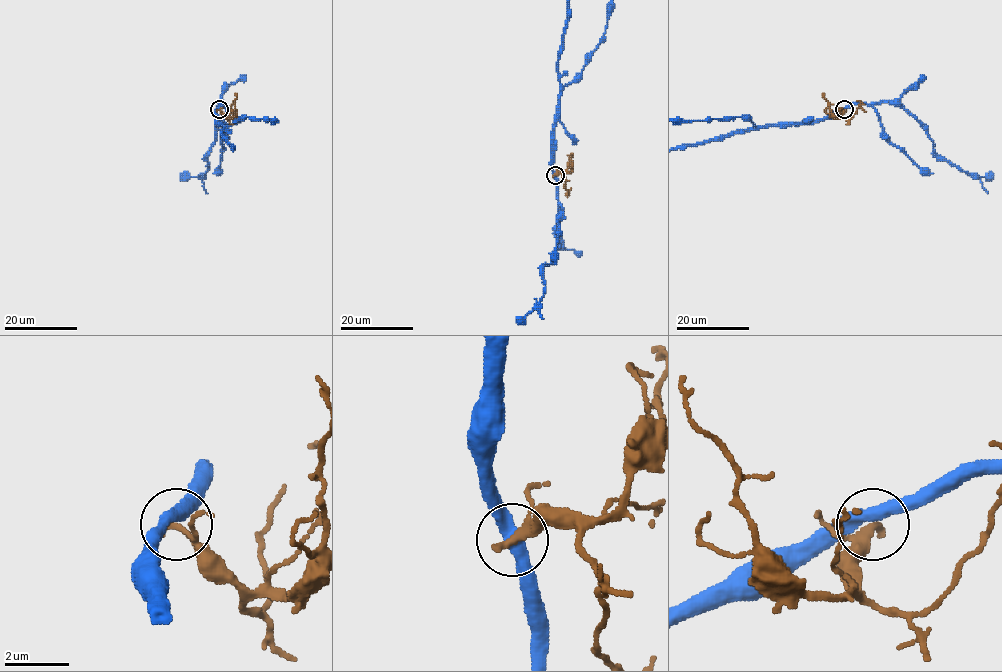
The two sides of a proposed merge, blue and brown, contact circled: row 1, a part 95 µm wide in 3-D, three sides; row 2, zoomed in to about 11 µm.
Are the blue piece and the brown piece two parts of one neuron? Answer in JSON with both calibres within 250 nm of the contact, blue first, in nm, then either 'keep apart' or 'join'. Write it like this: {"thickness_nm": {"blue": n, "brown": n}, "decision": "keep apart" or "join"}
{"thickness_nm": {"blue": 420, "brown": 300}, "decision": "keep apart"}

